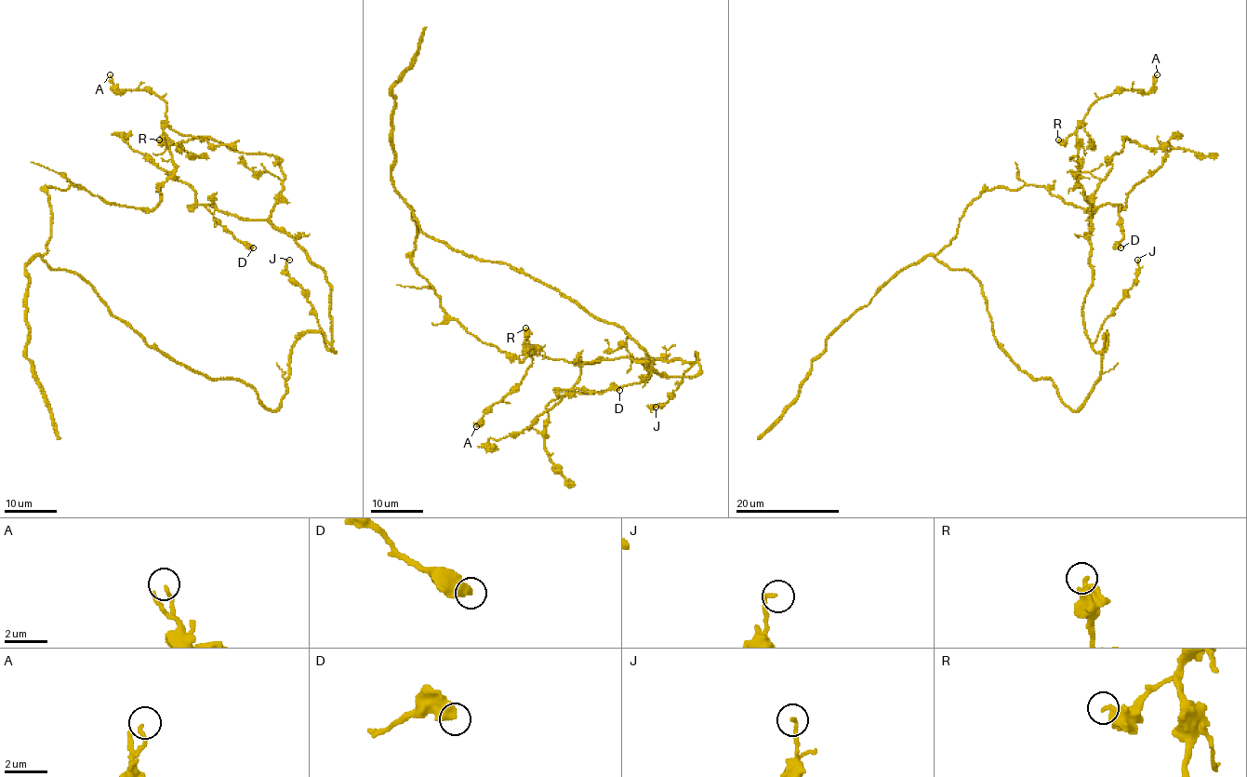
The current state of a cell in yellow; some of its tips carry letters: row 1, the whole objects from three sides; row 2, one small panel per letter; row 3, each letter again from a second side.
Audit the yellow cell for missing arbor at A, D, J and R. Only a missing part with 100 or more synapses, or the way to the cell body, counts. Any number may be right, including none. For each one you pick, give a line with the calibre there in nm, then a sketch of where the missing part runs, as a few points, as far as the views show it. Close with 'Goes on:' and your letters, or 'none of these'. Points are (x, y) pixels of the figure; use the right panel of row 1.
Goes on: none of these

